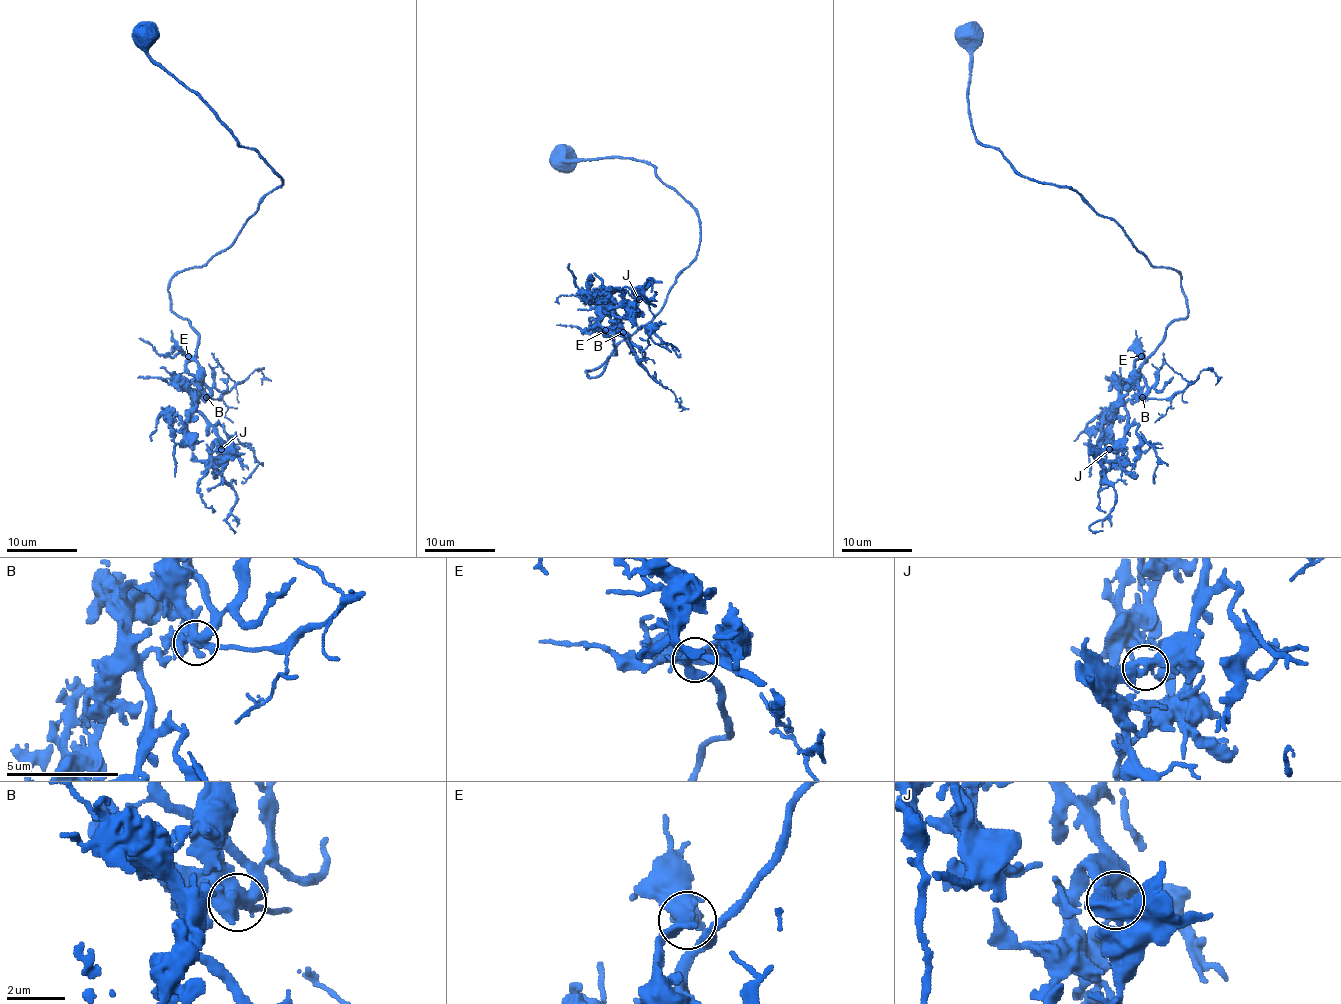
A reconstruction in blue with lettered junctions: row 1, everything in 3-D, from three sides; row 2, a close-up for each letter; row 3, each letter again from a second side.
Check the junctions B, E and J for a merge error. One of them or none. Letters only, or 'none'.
B

